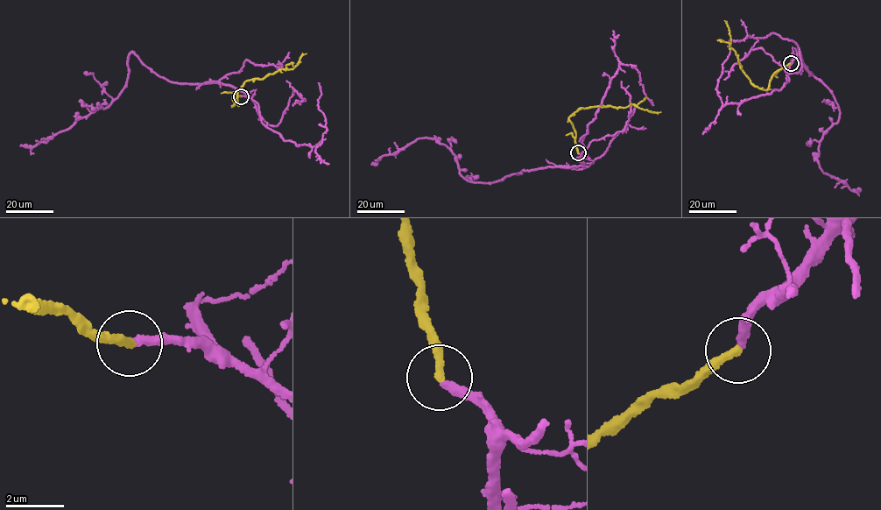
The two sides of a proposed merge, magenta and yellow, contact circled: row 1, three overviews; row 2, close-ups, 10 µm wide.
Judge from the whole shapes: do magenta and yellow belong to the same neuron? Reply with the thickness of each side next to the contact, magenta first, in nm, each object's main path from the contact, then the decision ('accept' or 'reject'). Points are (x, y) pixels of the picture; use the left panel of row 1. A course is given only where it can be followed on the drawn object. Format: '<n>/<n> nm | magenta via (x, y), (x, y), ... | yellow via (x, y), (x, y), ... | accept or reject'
300/300 nm | magenta via (240, 95), (247, 96), (215, 82), (171, 82), (130, 53), (126, 84), (111, 103), (44, 141), (19, 145) | yellow via (240, 96), (232, 94), (232, 105), (246, 81), (261, 79), (282, 68), (291, 69), (306, 53) | accept

